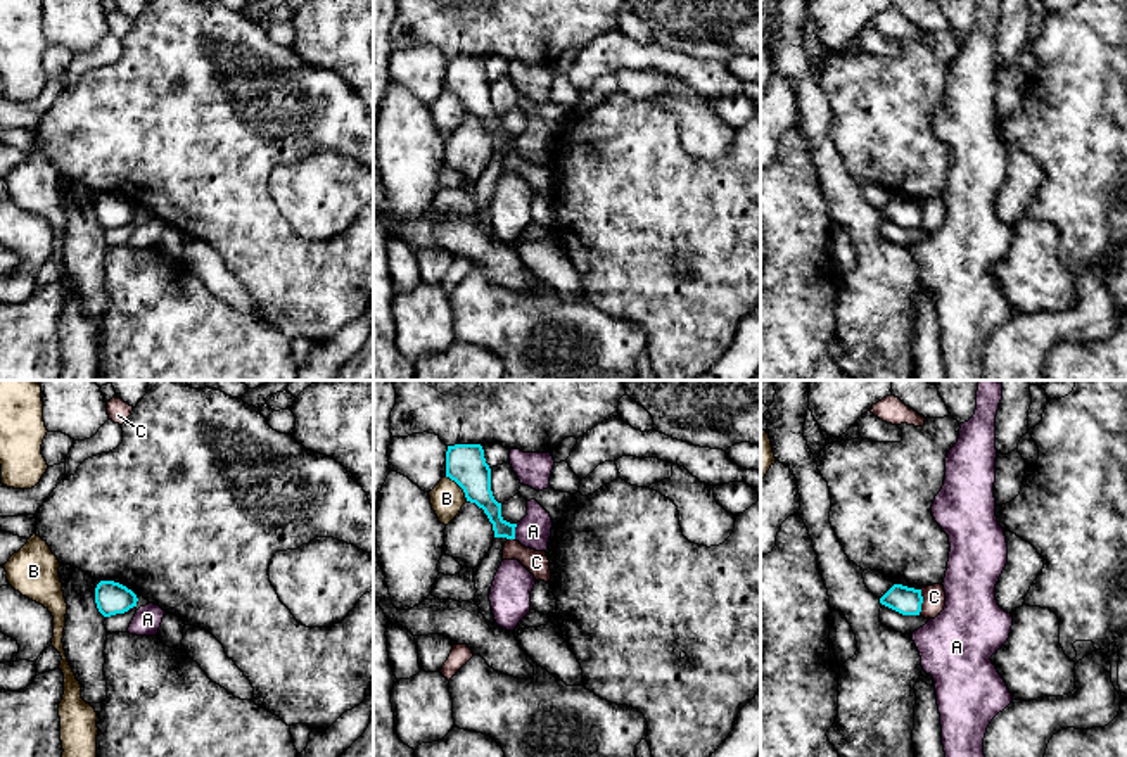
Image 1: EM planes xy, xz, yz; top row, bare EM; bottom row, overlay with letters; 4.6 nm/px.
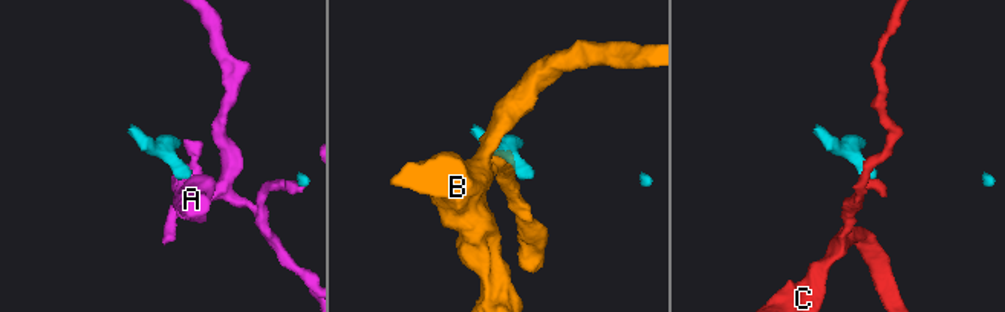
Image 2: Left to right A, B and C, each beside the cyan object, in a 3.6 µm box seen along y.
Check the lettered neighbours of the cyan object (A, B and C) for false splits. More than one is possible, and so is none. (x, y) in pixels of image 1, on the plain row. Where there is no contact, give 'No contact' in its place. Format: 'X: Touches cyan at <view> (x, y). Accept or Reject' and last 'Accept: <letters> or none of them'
A: Touches cyan at xz (514, 144). Reject
B: Touches cyan at xz (460, 99). Reject
C: Touches cyan at yz (922, 215). Reject
Accept: none of them

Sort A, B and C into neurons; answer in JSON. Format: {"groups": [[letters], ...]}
{"groups": [["A"], ["B"], ["C"]]}

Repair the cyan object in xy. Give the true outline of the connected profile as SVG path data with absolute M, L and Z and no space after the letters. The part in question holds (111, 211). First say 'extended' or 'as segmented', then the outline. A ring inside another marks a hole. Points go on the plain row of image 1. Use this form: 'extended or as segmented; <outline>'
as segmented; M100 194L95 200L95 216L104 230L124 226L137 219L137 207L114 194Z

